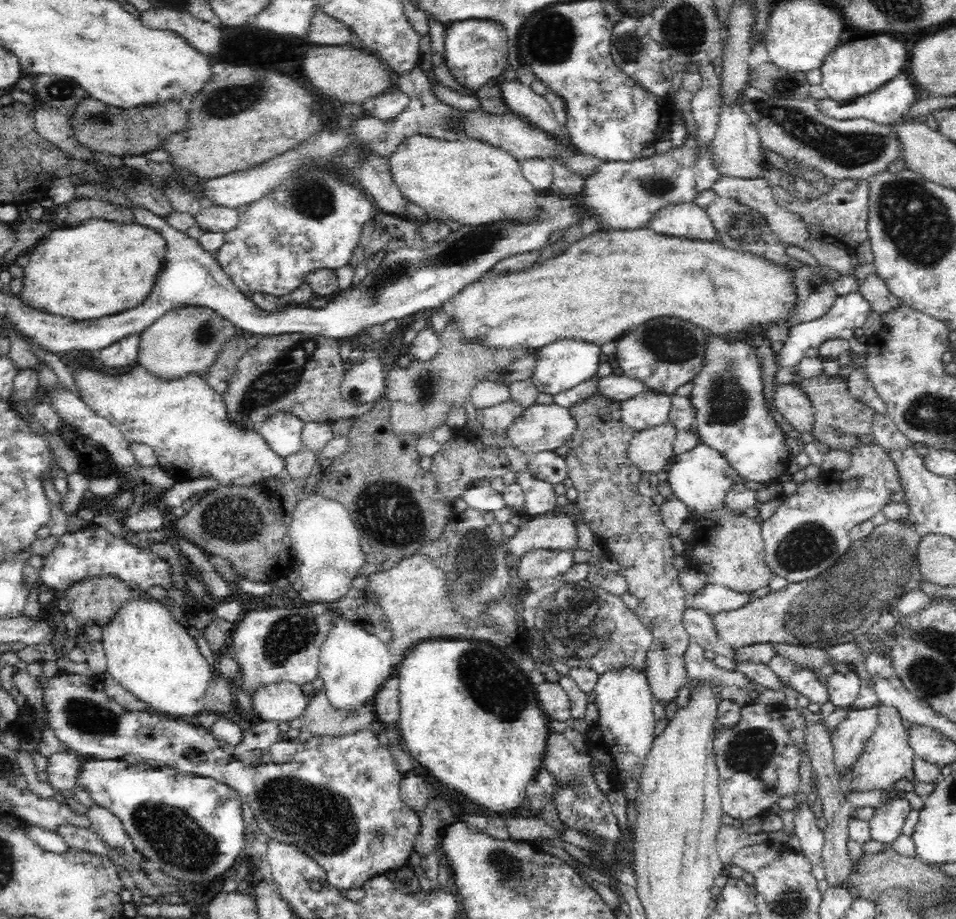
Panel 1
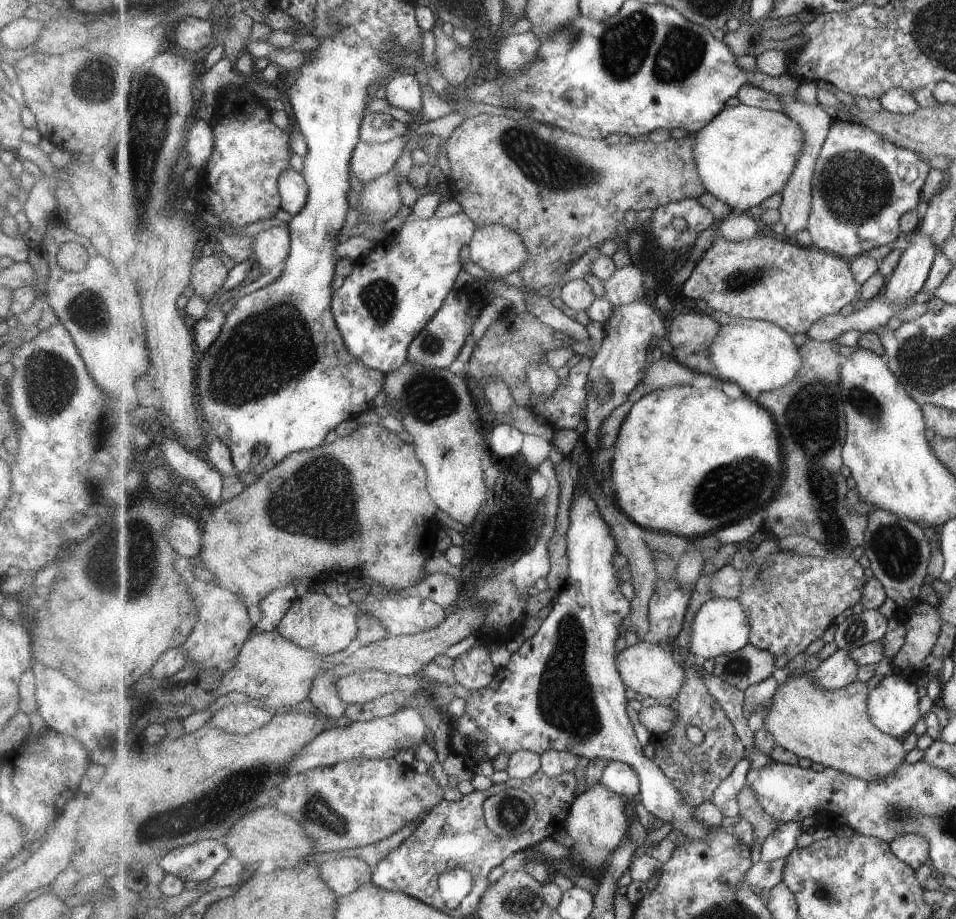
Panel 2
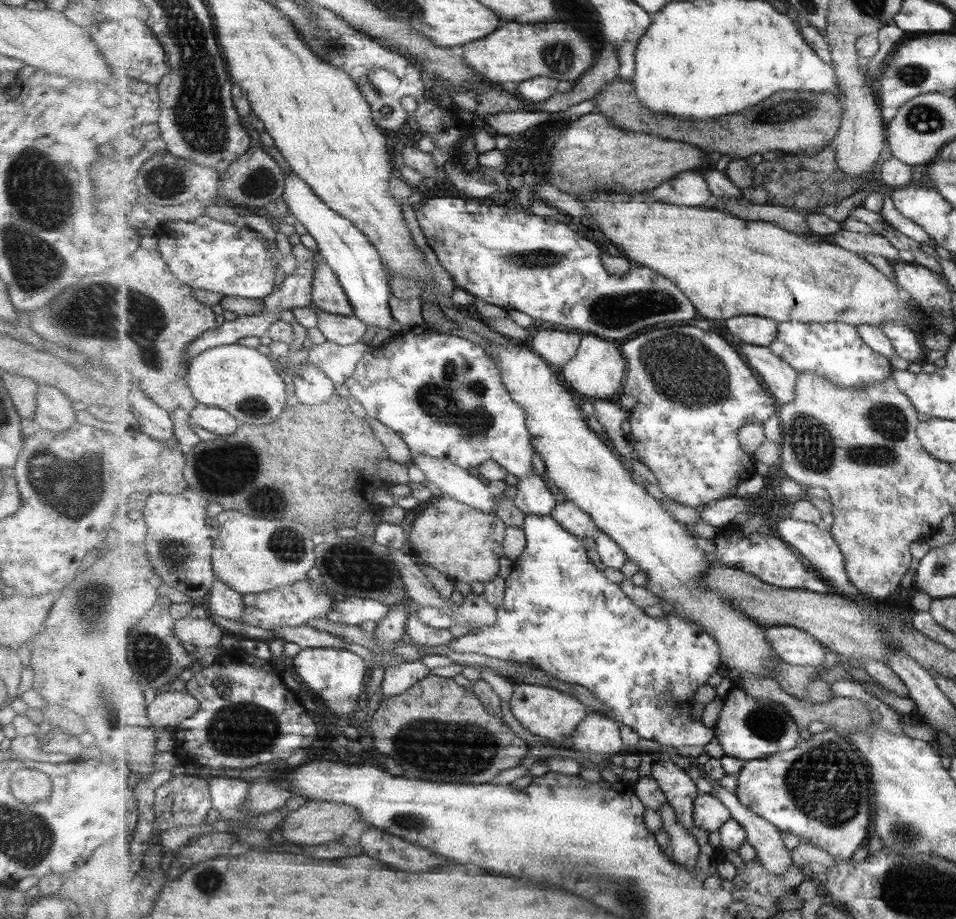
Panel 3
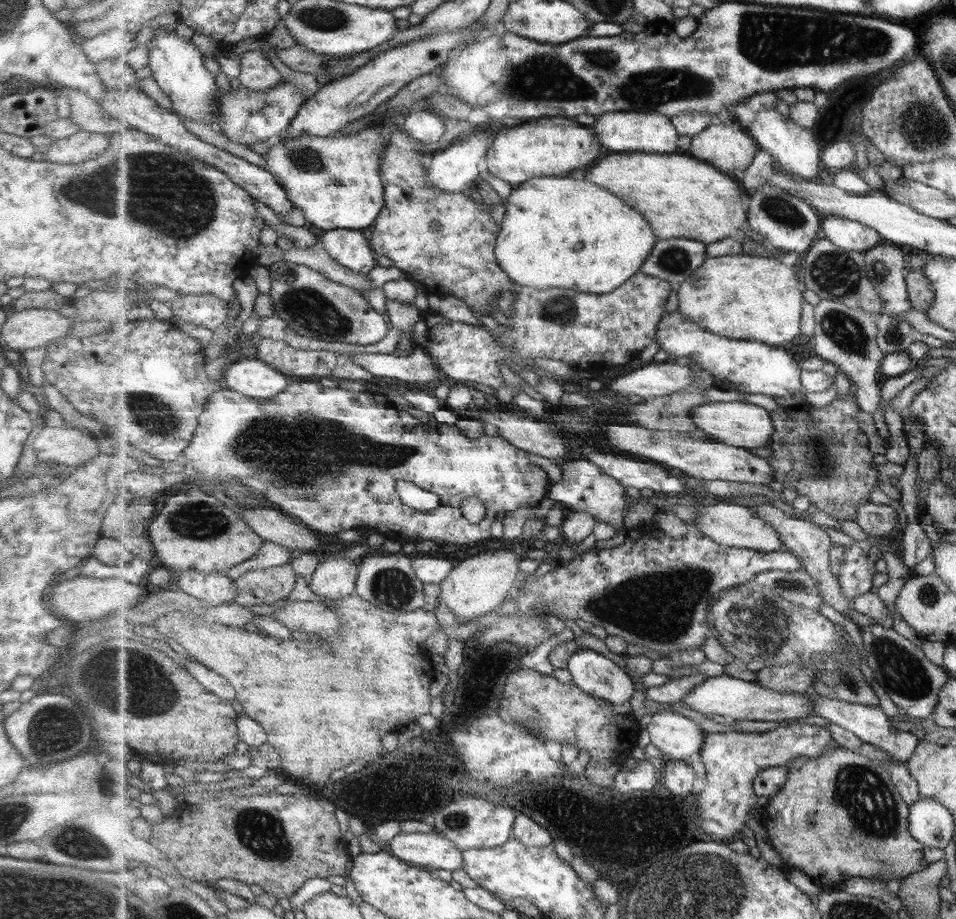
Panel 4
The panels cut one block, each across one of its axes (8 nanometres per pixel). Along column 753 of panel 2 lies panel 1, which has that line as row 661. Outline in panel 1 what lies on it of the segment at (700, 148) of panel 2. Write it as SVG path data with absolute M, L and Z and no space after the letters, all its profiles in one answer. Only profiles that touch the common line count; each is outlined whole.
M151 595L129 599L112 620L102 626L101 643L107 658L107 671L132 694L148 704L151 712L166 714L174 718L192 719L205 712L204 696L208 682L213 676L212 668L200 653L198 643L188 628L174 619L168 601L158 600Z

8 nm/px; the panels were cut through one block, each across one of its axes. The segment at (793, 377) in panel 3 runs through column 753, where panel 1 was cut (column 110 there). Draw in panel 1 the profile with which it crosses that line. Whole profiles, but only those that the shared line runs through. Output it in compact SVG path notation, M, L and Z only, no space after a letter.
M130 334L115 344L102 348L96 357L100 367L115 368L116 371L126 370L137 363L138 350L140 350L141 334Z

